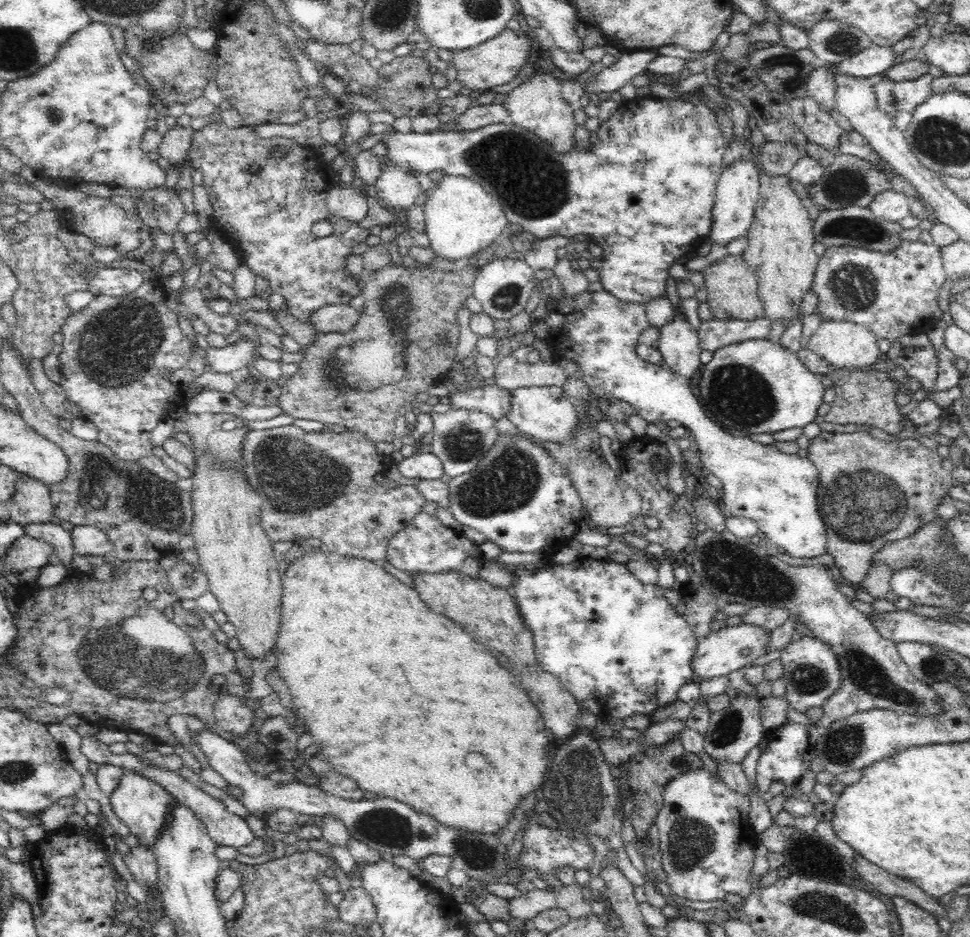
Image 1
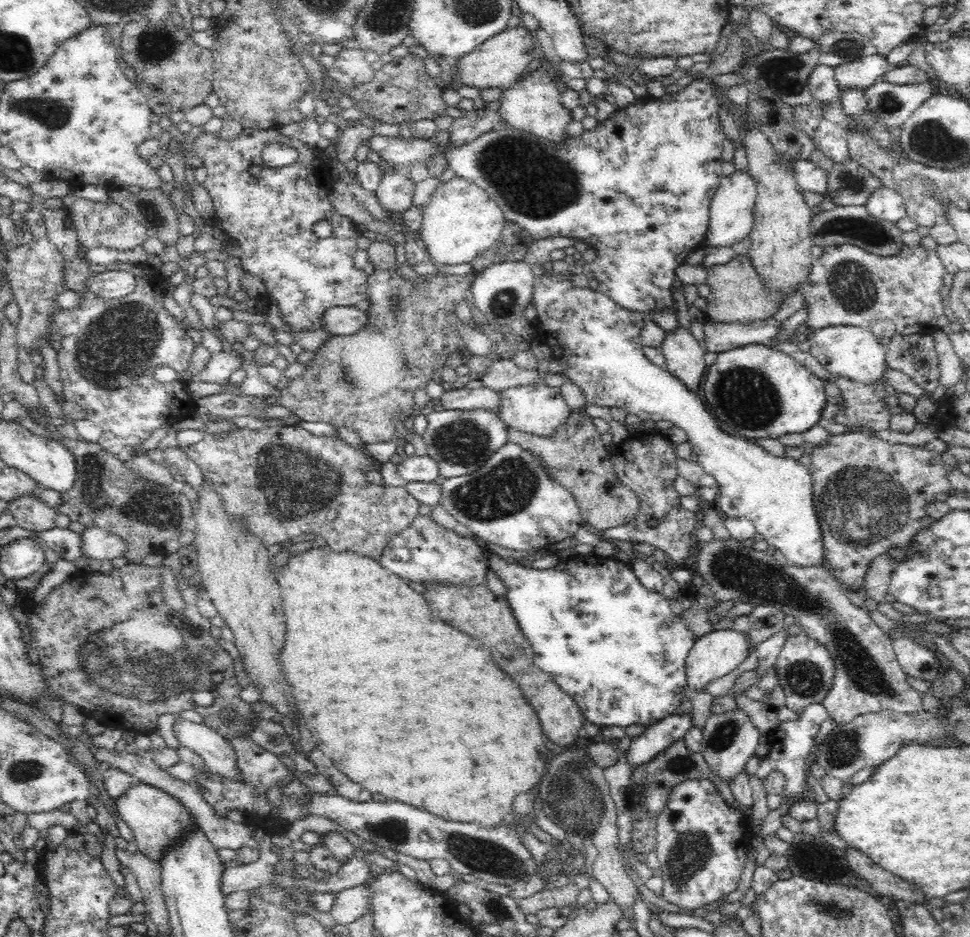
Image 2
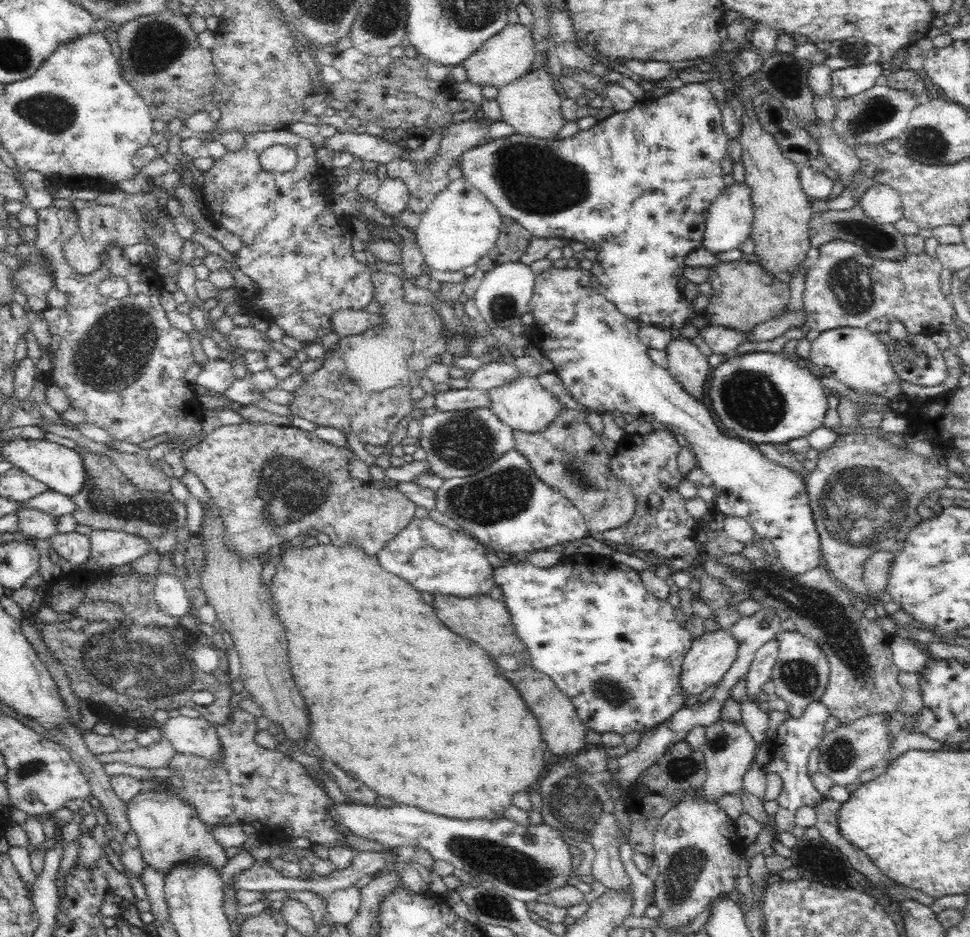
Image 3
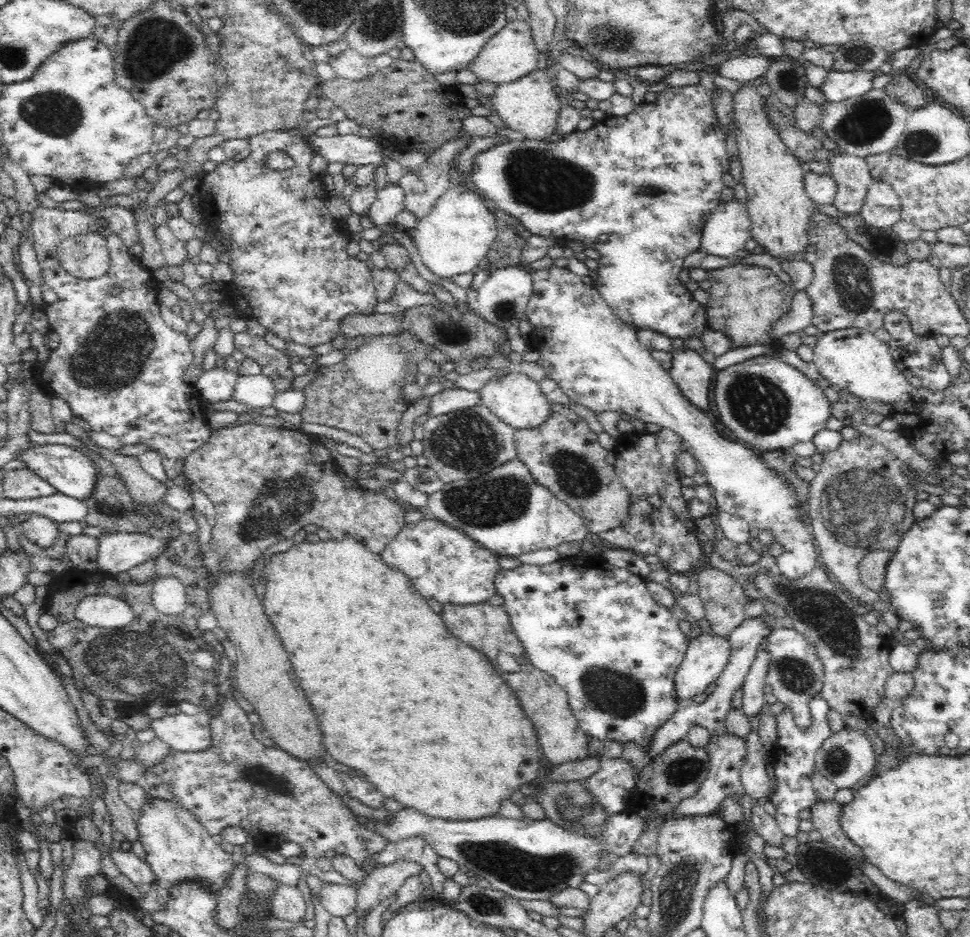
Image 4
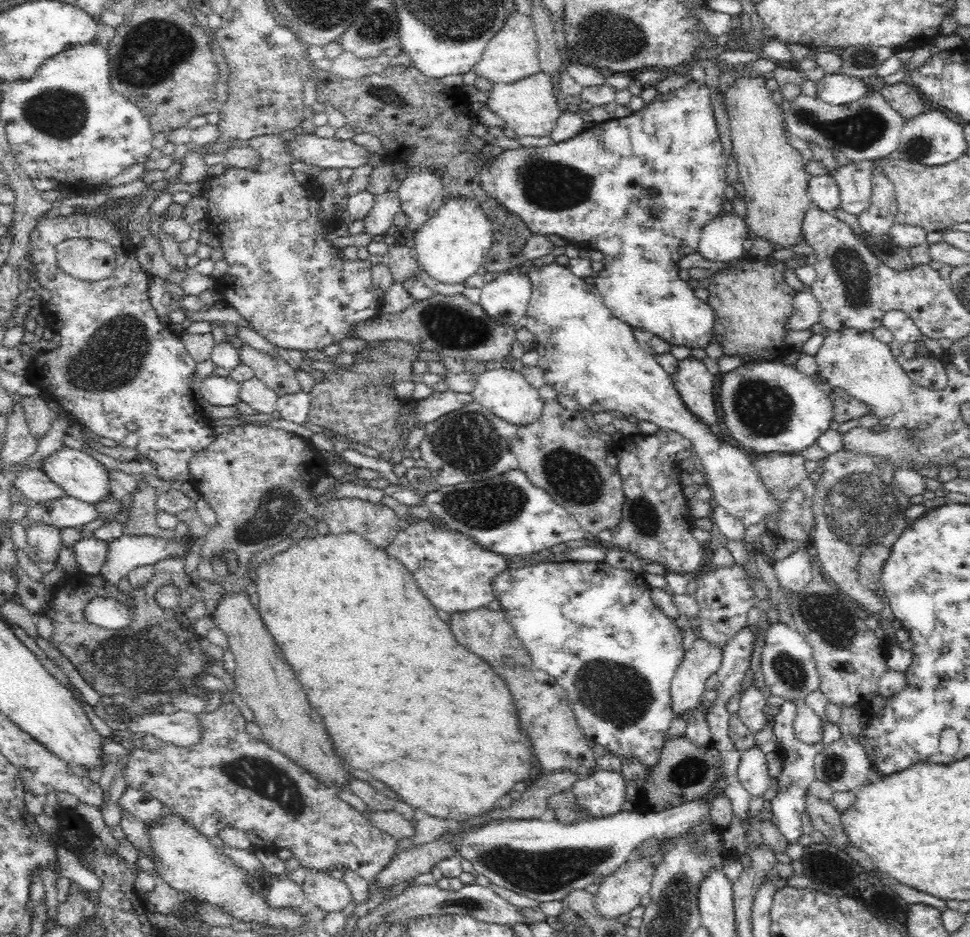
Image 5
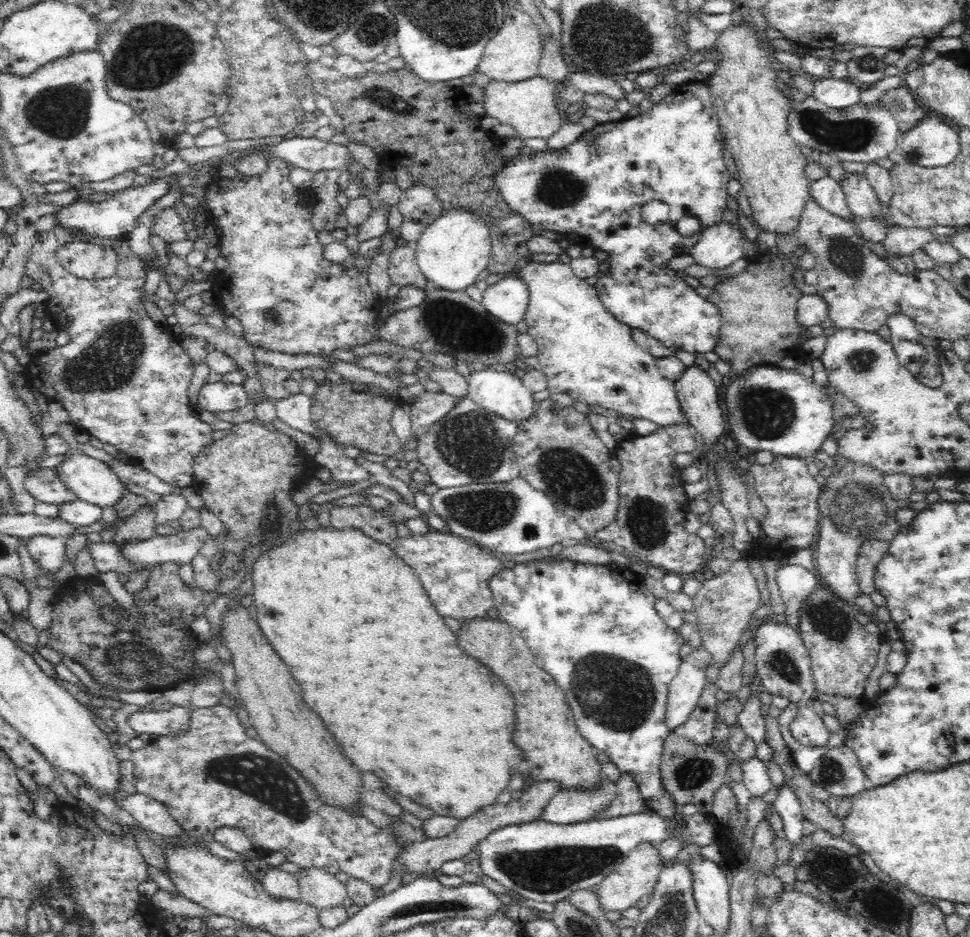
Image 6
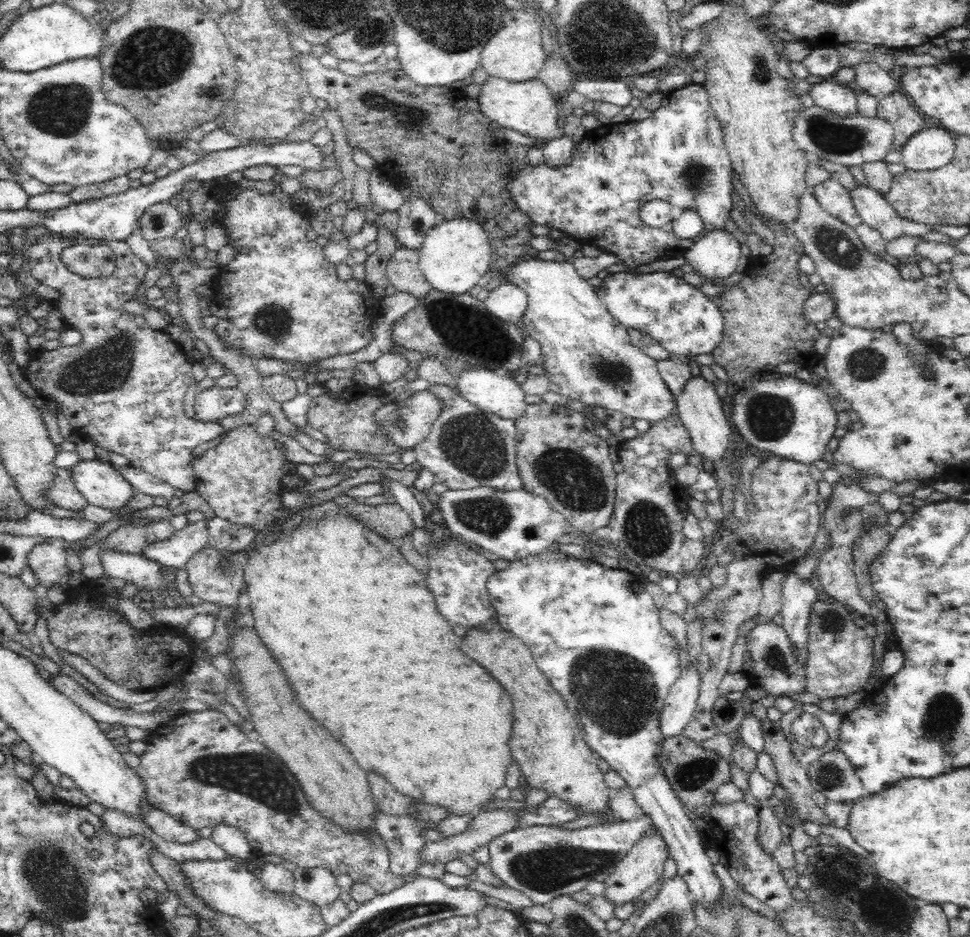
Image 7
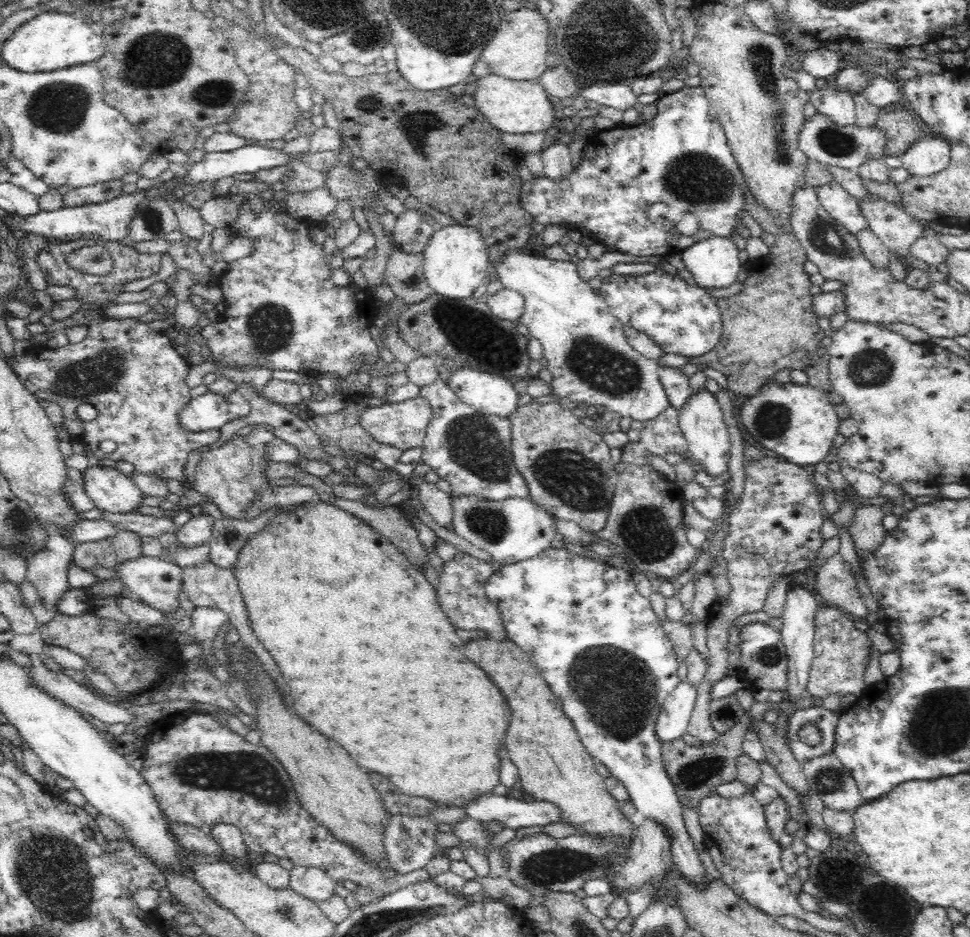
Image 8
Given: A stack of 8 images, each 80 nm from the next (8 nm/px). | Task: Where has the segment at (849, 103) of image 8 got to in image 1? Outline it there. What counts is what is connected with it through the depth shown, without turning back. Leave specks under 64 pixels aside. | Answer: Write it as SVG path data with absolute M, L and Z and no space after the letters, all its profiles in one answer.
M872 43L849 59L837 63L836 72L845 76L870 78L875 75L883 76L896 63L892 46L882 47Z

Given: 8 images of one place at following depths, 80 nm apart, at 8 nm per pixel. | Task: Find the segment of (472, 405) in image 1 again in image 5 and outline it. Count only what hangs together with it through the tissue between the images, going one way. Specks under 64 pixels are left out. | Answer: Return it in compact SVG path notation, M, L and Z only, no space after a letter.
M452 391L433 392L428 398L420 400L416 404L416 423L426 424L463 408L466 404L473 402L471 393L457 393Z

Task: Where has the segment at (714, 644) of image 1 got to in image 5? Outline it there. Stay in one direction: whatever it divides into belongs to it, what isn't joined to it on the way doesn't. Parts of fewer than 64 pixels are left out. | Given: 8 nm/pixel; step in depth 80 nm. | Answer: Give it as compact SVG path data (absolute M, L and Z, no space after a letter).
M697 636L692 648L685 651L671 682L672 713L674 717L696 709L704 694L706 680L720 670L722 647Z

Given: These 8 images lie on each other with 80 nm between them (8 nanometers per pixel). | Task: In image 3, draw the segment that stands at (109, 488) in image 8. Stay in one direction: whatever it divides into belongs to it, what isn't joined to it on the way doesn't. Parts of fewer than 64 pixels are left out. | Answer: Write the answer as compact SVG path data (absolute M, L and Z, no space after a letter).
M14 438L14 440L2 444L1 455L4 456L3 460L12 462L12 466L39 480L50 490L64 494L67 497L76 494L86 478L81 455L74 449L51 442L48 439Z

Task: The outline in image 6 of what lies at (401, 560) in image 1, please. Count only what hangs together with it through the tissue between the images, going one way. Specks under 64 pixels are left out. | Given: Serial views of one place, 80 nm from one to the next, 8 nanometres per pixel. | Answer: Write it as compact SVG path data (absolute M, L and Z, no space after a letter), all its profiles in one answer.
M432 528L424 535L410 533L405 538L398 538L391 546L395 554L413 568L440 615L459 621L482 618L493 607L493 594L488 582L504 568L504 561L492 552L446 530Z

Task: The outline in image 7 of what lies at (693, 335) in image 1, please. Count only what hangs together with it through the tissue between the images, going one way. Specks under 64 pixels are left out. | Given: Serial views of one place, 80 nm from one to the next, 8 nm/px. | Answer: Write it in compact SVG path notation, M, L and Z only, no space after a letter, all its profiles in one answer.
M691 375L679 395L680 398L676 401L677 414L692 439L692 457L711 468L714 461L722 458L727 446L730 446L731 430L724 412L723 400L718 397L714 385L702 375Z

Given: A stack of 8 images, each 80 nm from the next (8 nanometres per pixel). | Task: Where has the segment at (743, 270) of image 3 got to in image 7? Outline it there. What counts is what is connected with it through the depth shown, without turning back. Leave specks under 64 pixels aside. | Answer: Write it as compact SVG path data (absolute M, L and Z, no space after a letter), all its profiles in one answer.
M763 222L775 234L773 250L768 256L753 259L749 270L738 284L711 300L720 308L725 326L722 341L711 353L714 362L726 369L729 383L741 387L748 379L755 379L766 371L774 372L778 364L793 361L813 374L811 383L828 393L830 384L813 372L818 363L814 344L822 336L816 325L806 320L804 302L811 293L800 284L798 261L804 247L790 225L782 222Z

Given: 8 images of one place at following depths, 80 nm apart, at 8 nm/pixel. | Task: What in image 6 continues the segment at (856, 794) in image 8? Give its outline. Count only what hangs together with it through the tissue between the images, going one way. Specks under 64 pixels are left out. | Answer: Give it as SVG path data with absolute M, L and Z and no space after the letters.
M843 743L829 749L818 758L811 780L822 786L831 796L853 798L867 789L867 777L860 760Z

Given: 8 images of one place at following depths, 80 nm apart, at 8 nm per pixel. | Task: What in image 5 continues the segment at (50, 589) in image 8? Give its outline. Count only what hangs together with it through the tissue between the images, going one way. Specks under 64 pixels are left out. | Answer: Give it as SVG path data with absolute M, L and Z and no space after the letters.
M40 520L28 525L25 531L28 544L36 551L38 559L48 564L52 561L58 565L57 561L62 550L60 529Z

